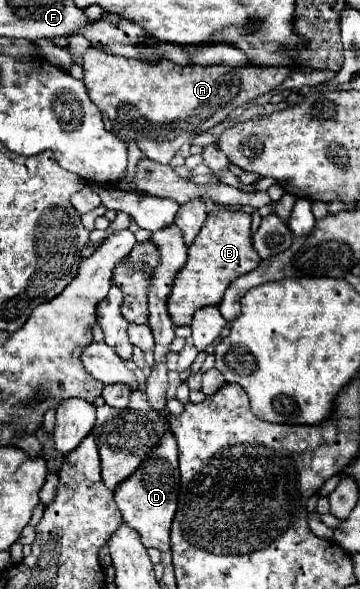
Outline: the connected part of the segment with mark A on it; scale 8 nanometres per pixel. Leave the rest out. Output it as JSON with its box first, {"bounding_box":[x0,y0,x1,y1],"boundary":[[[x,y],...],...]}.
{"bounding_box":[83,48,291,164],"boundary":[[[89,48],[83,54],[83,82],[87,92],[91,92],[91,102],[101,110],[105,128],[125,142],[135,142],[141,152],[155,162],[169,164],[175,152],[183,142],[191,140],[197,134],[209,132],[213,126],[223,122],[231,110],[243,106],[251,98],[257,98],[277,84],[281,84],[291,74],[289,68],[229,68],[229,66],[179,66],[171,60],[161,60],[159,64],[147,64],[135,58],[123,58],[105,54],[103,50]]]}

